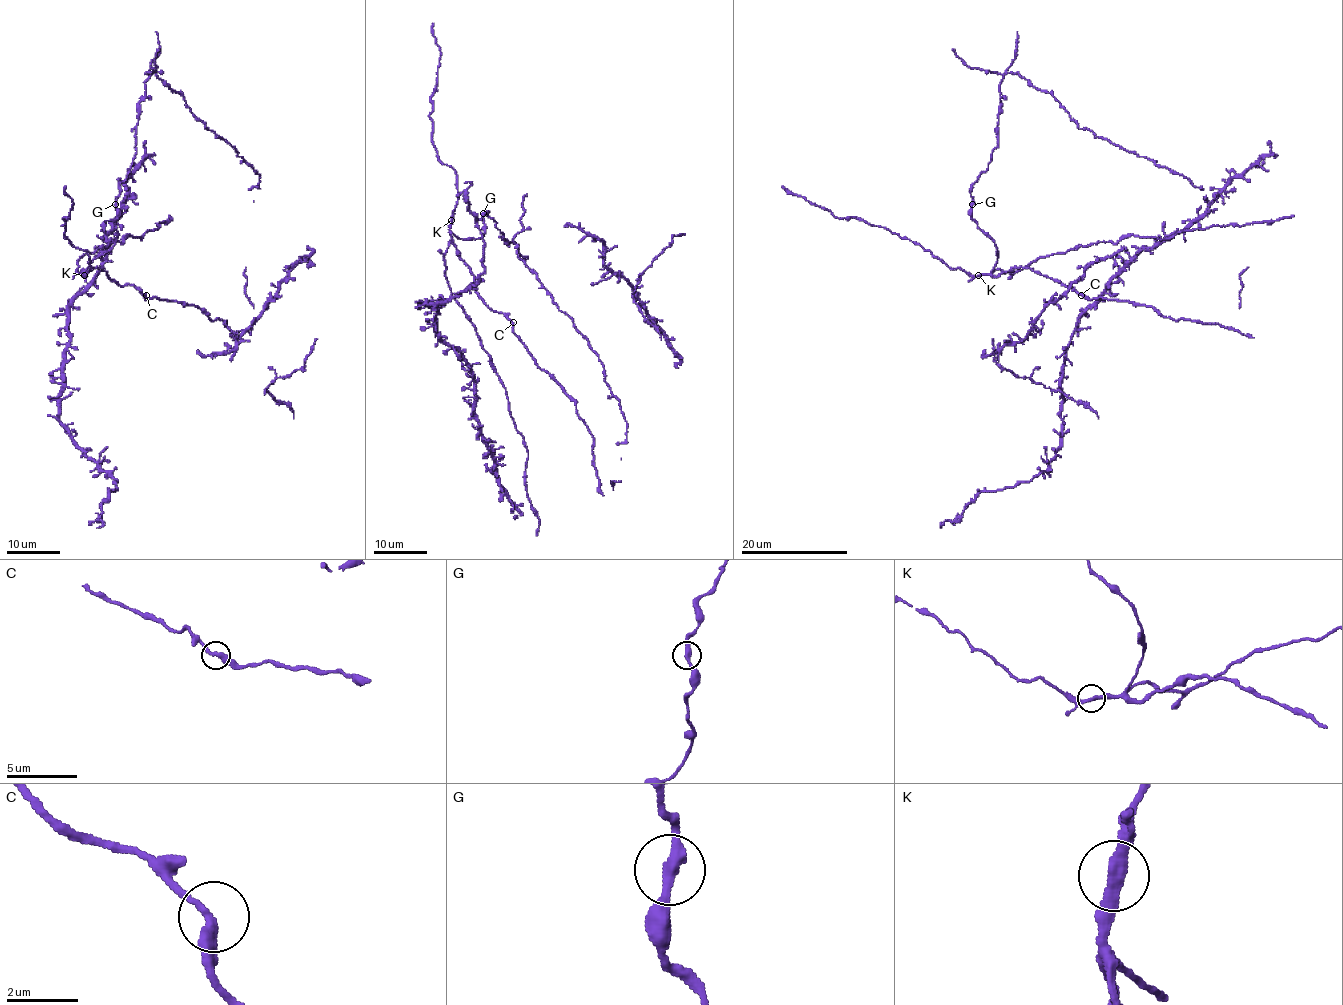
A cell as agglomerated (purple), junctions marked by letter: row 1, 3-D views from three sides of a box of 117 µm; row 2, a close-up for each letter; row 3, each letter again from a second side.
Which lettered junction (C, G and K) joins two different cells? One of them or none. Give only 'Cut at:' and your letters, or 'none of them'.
Cut at: K

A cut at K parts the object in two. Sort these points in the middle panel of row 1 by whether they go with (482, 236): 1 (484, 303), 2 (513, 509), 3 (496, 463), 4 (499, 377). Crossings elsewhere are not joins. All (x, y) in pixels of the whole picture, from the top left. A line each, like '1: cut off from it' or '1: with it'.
1: with it
2: with it
3: with it
4: cut off from it

